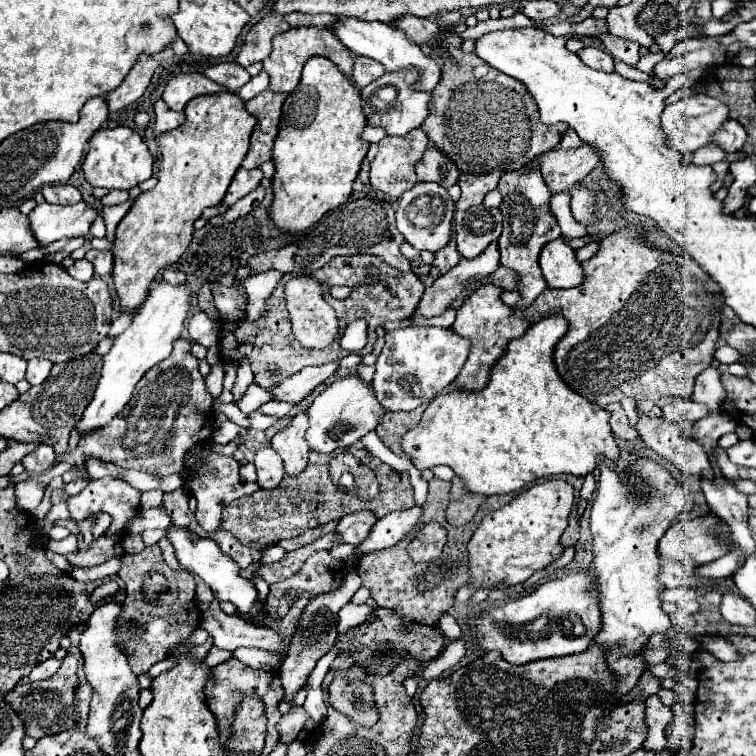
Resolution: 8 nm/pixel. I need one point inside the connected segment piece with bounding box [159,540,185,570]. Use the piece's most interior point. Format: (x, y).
(166, 547)

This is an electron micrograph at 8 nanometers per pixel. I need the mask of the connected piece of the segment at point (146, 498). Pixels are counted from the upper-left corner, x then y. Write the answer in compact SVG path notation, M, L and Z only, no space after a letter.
M159 490L143 492L143 496L141 496L141 508L143 508L143 510L157 508L157 506L161 506L161 500L163 500L163 492L159 492Z

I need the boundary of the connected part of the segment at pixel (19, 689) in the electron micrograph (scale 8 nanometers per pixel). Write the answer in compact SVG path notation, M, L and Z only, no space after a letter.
M67 654L61 668L55 672L53 678L43 682L29 682L29 684L17 684L11 692L5 694L5 700L13 706L17 716L25 724L27 736L39 740L43 736L53 736L63 730L69 730L77 722L75 706L73 706L73 692L77 688L77 656Z

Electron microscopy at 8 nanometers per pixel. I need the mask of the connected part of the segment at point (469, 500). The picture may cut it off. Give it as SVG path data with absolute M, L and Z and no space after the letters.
M457 476L451 480L451 492L449 492L449 506L445 510L445 518L451 526L463 526L467 524L477 508L483 504L485 498L479 494L465 494L461 490L461 482L457 482Z

